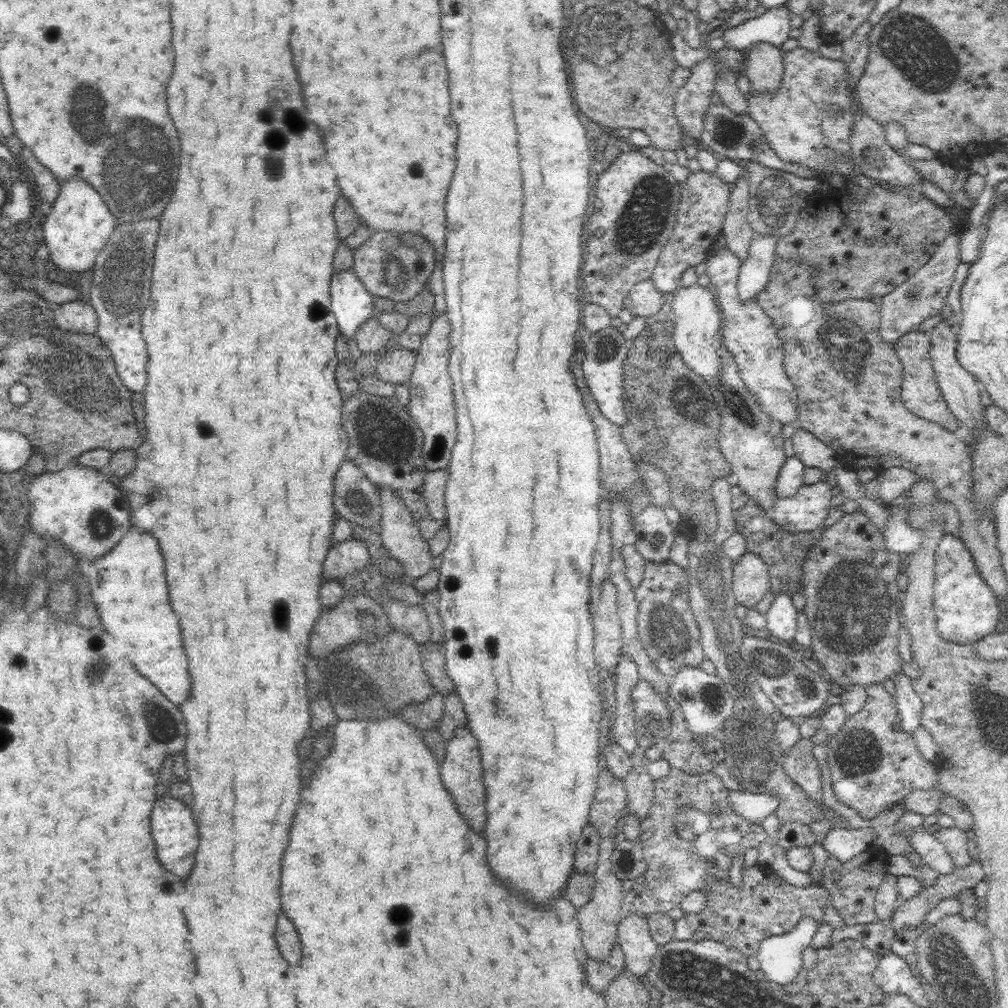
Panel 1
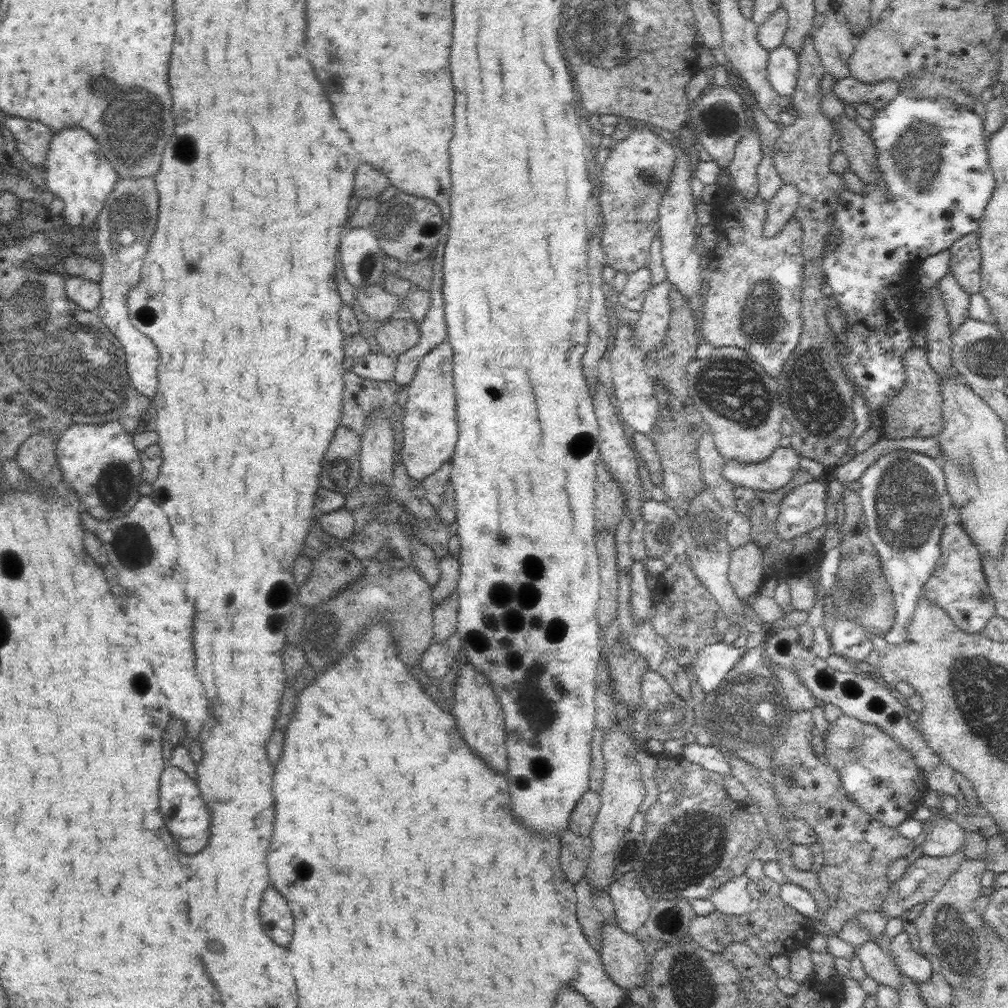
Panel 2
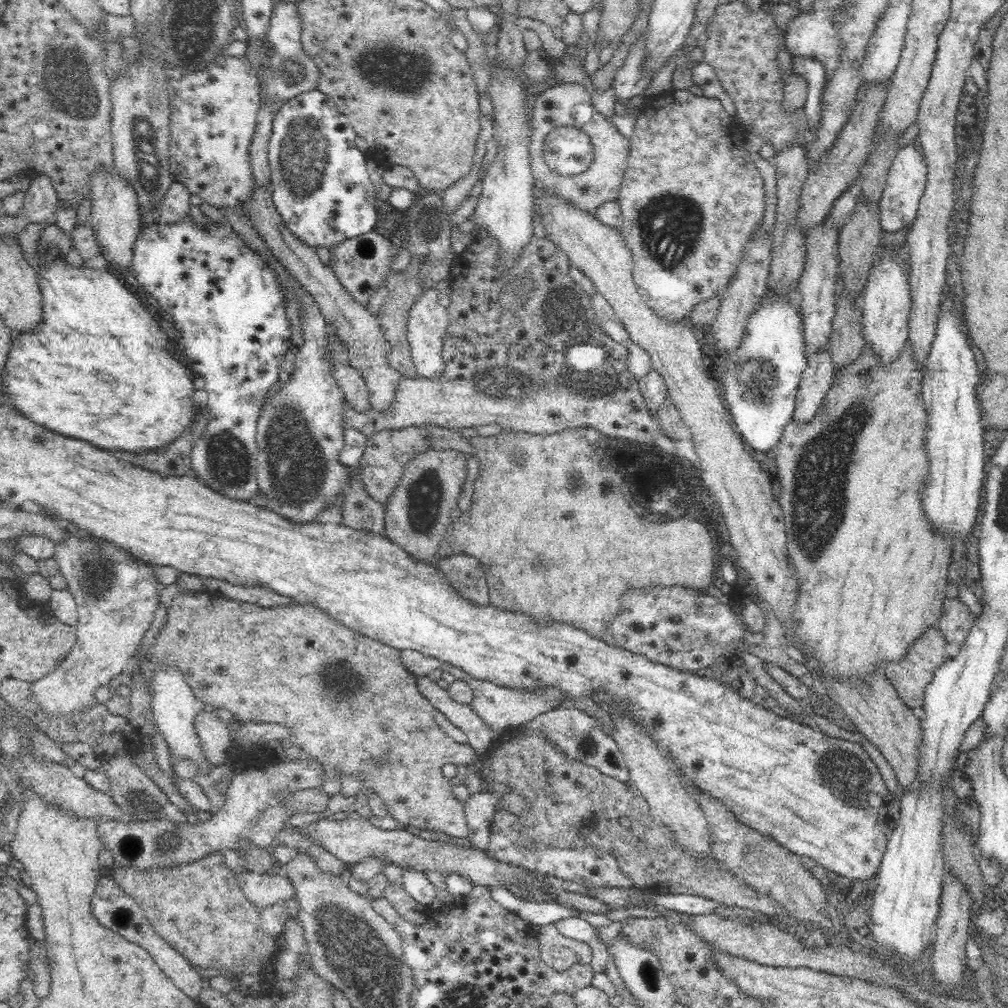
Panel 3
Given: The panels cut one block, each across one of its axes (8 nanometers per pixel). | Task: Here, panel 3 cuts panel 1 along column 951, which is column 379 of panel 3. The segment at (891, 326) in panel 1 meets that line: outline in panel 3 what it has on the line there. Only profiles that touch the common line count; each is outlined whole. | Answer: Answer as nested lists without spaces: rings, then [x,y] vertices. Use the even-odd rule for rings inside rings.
[[[366,232],[362,236],[342,240],[334,246],[330,246],[328,250],[330,250],[330,262],[328,264],[332,266],[334,278],[360,304],[366,304],[372,298],[374,290],[386,280],[386,274],[390,272],[392,260],[396,256],[396,250],[394,250],[390,238],[386,240],[382,234],[376,234],[376,232]]]

